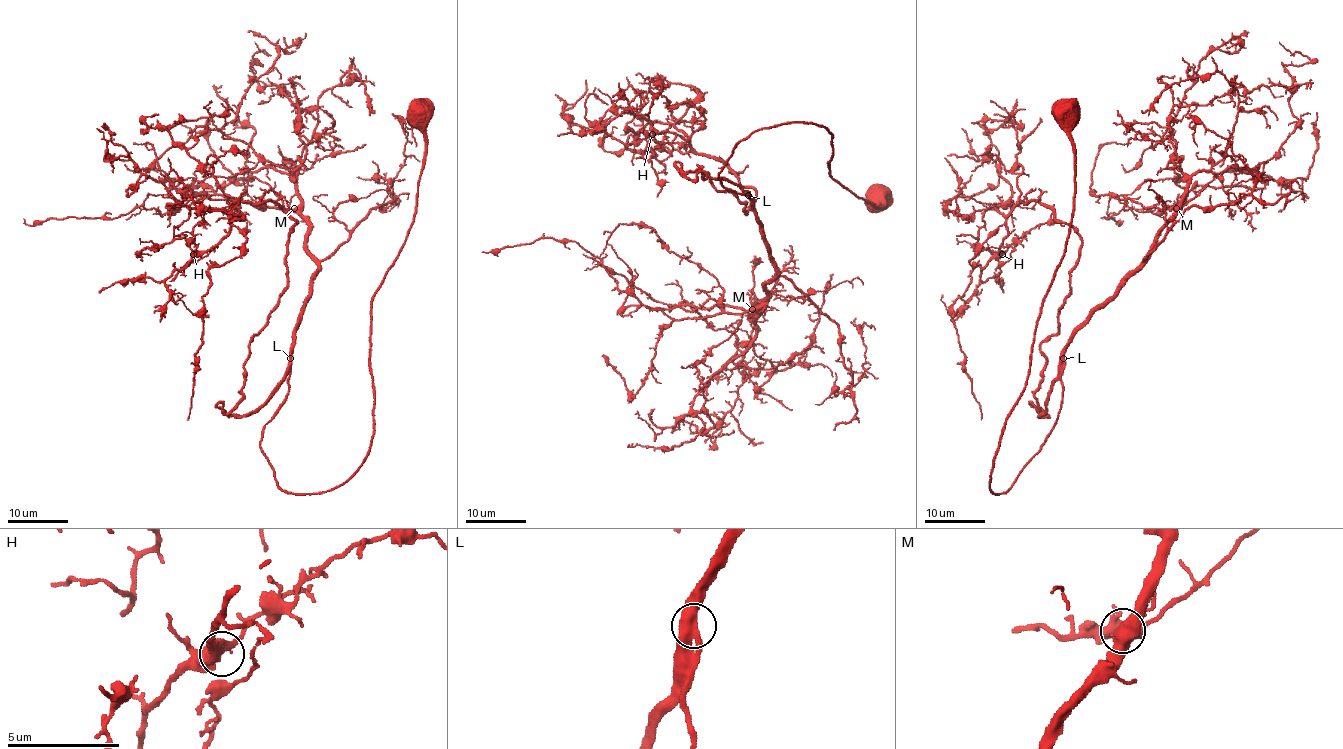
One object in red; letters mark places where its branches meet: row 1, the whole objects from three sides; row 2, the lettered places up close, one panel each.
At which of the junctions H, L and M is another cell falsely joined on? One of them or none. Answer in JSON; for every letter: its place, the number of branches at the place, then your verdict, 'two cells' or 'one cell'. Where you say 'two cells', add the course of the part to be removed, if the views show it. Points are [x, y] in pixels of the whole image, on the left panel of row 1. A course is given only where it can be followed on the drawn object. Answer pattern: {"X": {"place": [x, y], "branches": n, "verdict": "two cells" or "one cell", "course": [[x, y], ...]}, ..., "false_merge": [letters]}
{"H": {"place": [193, 254], "branches": 3, "verdict": "one cell"}, "L": {"place": [290, 358], "branches": 2, "verdict": "one cell"}, "M": {"place": [294, 208], "branches": 2, "verdict": "one cell"}, "false_merge": []}

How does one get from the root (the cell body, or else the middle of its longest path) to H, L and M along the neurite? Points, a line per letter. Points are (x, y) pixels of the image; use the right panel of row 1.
H: (1072, 114), (994, 494), (1057, 418), (1062, 382), (1045, 417), (1033, 391), (1081, 238), (1020, 202), (1002, 254)
L: (1072, 114), (1072, 221), (1042, 299), (1027, 384), (994, 459), (994, 494), (1012, 485), (1057, 418), (1063, 358)
M: (1072, 114), (1072, 221), (994, 459), (994, 494), (1057, 418), (1060, 351), (1176, 208)

